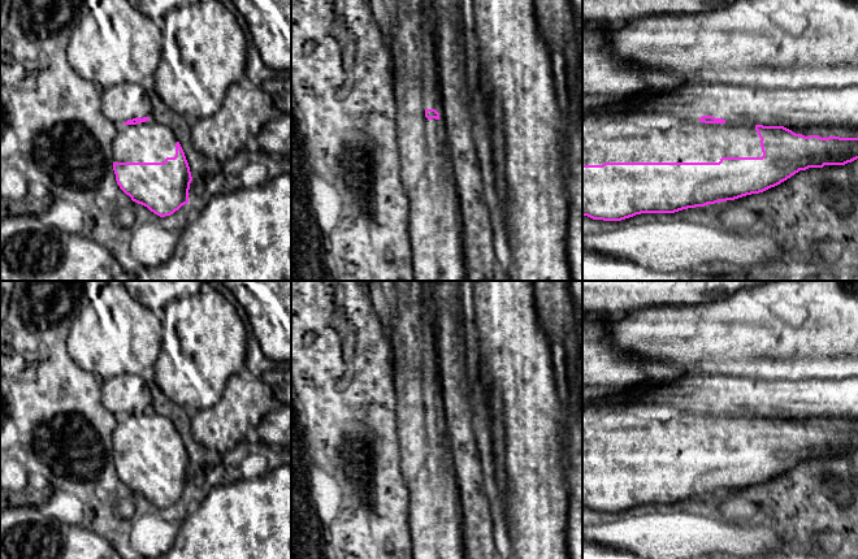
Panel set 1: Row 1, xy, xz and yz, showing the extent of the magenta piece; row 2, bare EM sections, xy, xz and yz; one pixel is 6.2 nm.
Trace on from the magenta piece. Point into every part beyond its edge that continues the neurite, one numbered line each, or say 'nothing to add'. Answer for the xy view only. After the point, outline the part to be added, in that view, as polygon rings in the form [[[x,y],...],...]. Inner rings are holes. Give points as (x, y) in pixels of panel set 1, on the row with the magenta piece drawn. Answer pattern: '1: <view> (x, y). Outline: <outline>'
1: xy (148, 142). Outline: [[[148,114],[150,120],[151,120],[151,114]],[[146,121],[142,124],[136,124],[136,125],[121,125],[118,133],[116,134],[113,143],[112,143],[112,155],[113,155],[113,162],[164,162],[166,157],[174,157],[176,156],[176,143],[178,142],[178,139],[176,138],[176,135],[173,134],[173,131],[159,122],[151,122],[151,121]]]

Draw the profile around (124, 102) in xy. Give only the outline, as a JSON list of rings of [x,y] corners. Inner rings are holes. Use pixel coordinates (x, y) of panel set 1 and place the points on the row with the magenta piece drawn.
[[[153,75],[138,83],[121,83],[101,91],[101,110],[117,126],[127,120],[148,117],[152,112],[151,95],[155,87]]]

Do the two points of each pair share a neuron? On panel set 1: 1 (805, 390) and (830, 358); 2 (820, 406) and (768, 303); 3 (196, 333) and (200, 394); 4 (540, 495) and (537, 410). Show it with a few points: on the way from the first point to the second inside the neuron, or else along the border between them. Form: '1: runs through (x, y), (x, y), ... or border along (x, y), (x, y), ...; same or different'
1: border along (831, 378), (785, 380); different
2: border along (819, 378), (781, 380); different
3: runs through (200, 349), (200, 378); same
4: runs through (537, 475), (537, 430); same

